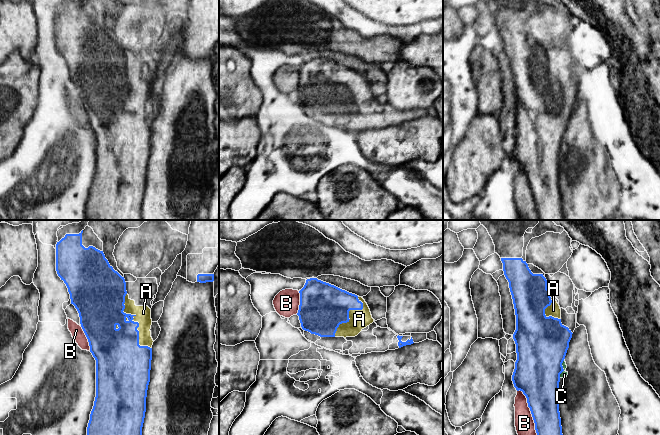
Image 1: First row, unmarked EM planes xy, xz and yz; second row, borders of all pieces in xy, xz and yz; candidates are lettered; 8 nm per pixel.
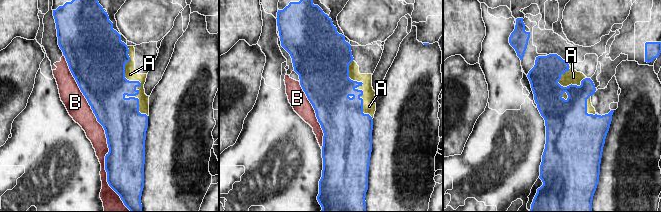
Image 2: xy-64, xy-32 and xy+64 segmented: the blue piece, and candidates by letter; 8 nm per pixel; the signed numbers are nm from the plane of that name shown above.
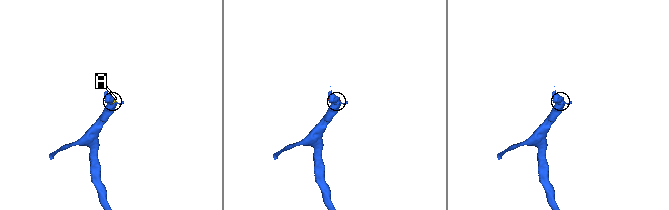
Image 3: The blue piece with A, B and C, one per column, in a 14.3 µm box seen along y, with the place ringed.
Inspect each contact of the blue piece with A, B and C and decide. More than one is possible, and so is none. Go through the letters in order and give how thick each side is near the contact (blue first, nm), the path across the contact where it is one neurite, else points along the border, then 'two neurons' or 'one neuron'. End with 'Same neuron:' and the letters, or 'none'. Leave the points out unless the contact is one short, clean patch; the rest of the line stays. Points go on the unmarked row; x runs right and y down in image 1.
A: calibres 320 and 130 nm; one neuron
B: calibres 280 and 160 nm; two neurons
C: calibres 420 and 50 nm; border yz (564, 134), (562, 139), (563, 147), (559, 153); two neurons
Same neuron: A

